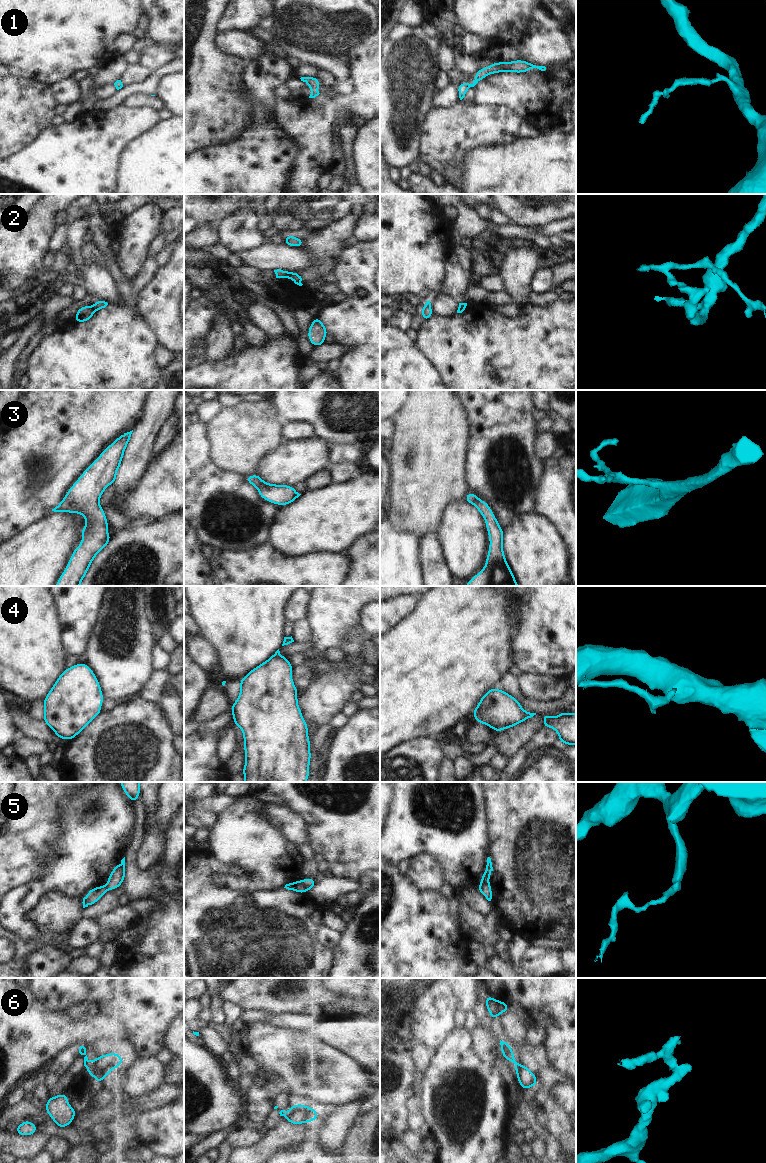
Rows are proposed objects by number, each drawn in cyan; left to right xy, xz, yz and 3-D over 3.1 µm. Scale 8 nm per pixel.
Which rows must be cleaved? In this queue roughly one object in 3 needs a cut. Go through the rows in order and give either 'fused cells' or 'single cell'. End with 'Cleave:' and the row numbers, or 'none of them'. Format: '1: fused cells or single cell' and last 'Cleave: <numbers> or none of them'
1: single cell
2: fused cells
3: single cell
4: fused cells
5: fused cells
6: fused cells
Cleave: 2, 4, 5, 6

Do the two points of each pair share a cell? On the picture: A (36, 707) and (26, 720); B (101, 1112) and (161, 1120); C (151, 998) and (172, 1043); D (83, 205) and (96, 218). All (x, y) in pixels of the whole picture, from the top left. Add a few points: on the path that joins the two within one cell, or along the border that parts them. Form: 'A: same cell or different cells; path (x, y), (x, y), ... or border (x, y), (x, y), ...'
A: different cells; border (27, 713), (41, 721)
B: different cells; border (157, 1108), (138, 1112), (123, 1125)
C: different cells; border (173, 1023), (167, 1033), (165, 1047)
D: different cells; border (91, 204), (88, 211)

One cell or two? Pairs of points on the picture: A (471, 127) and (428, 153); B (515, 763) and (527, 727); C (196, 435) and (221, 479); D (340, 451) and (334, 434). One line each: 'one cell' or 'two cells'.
A: one cell
B: two cells
C: one cell
D: two cells

